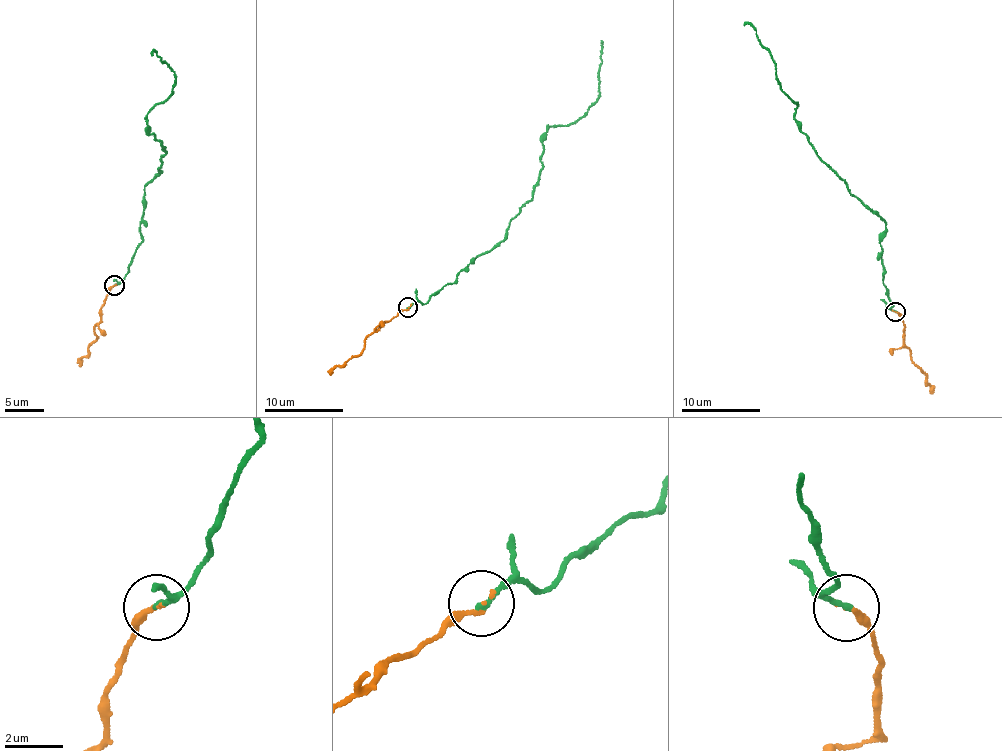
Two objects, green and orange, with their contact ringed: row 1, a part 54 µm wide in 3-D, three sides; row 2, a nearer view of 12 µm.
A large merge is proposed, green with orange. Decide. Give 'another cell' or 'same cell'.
same cell

